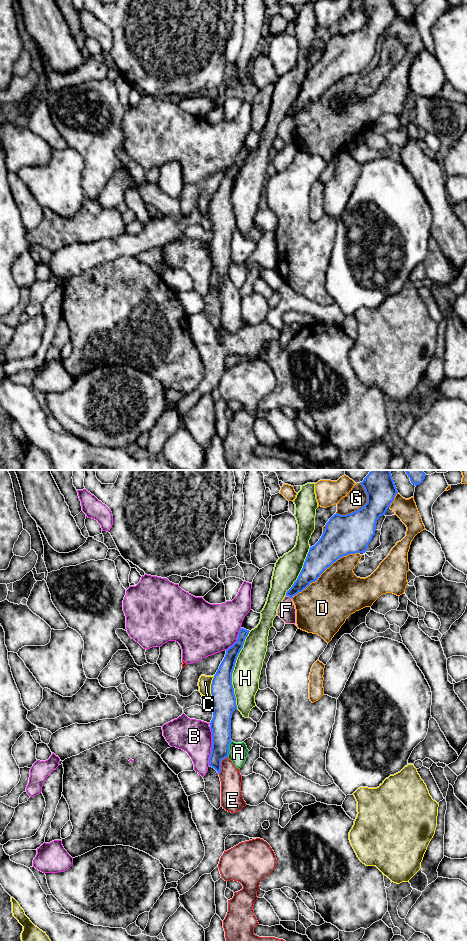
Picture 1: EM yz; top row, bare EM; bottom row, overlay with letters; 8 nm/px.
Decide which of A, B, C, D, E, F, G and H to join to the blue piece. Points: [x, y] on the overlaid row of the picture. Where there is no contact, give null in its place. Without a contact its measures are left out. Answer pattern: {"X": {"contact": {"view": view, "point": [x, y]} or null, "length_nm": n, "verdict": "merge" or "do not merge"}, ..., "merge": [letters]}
{"A": {"contact": {"view": "yz", "point": [228, 748]}, "length_nm": 140, "verdict": "do not merge"}, "B": {"contact": {"view": "yz", "point": [212, 746]}, "length_nm": 320, "verdict": "do not merge"}, "C": {"contact": {"view": "yz", "point": [211, 685]}, "length_nm": 170, "verdict": "do not merge"}, "D": {"contact": {"view": "yz", "point": [324, 570]}, "length_nm": 650, "verdict": "do not merge"}, "E": {"contact": {"view": "yz", "point": [220, 765]}, "length_nm": 170, "verdict": "do not merge"}, "F": {"contact": {"view": "yz", "point": [288, 595]}, "length_nm": 70, "verdict": "do not merge"}, "G": {"contact": {"view": "yz", "point": [362, 507]}, "length_nm": 320, "verdict": "do not merge"}, "H": {"contact": {"view": "yz", "point": [233, 669]}, "length_nm": 650, "verdict": "do not merge"}, "merge": []}

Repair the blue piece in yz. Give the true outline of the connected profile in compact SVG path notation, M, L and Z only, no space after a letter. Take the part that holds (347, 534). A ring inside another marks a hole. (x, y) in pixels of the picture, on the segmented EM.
M372 470L360 483L367 494L367 503L350 514L336 513L329 519L286 596L292 599L302 592L341 557L366 552L375 535L377 520L385 515L398 491L390 470Z

